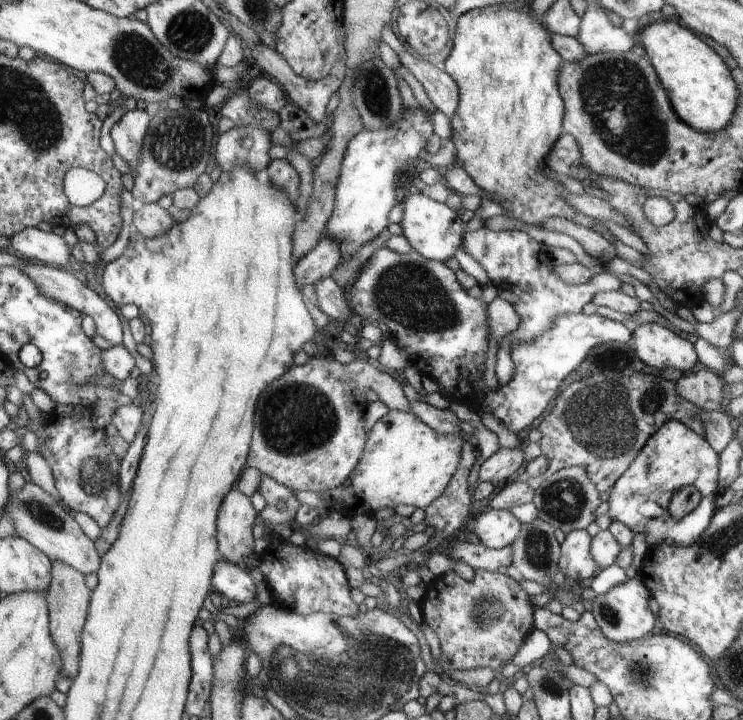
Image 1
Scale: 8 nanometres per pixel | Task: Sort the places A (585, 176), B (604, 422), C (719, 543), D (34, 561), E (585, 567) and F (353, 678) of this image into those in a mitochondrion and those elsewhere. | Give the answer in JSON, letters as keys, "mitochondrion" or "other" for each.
{"A":"mitochondrion","B":"mitochondrion","C":"mitochondrion","D":"other","E":"other","F":"mitochondrion"}

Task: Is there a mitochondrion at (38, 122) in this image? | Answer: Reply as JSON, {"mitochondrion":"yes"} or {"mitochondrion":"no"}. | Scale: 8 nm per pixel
{"mitochondrion":"yes"}

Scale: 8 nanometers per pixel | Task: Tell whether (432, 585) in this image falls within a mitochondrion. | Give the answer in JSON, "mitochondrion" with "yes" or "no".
{"mitochondrion":"no"}

